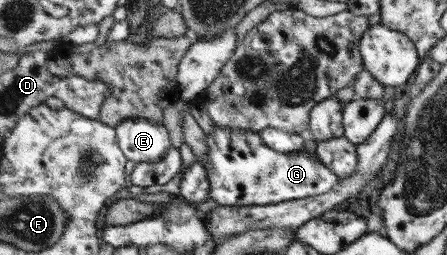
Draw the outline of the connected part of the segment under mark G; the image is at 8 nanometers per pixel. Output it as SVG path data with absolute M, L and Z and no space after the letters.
M214 122L213 132L207 135L209 147L205 168L210 180L210 198L221 206L252 206L279 204L285 201L299 200L308 197L318 197L318 195L328 194L332 189L336 189L344 179L336 175L317 156L317 153L310 154L303 149L298 153L280 153L272 149L264 140L260 133L243 129L226 129L224 126L216 125Z

